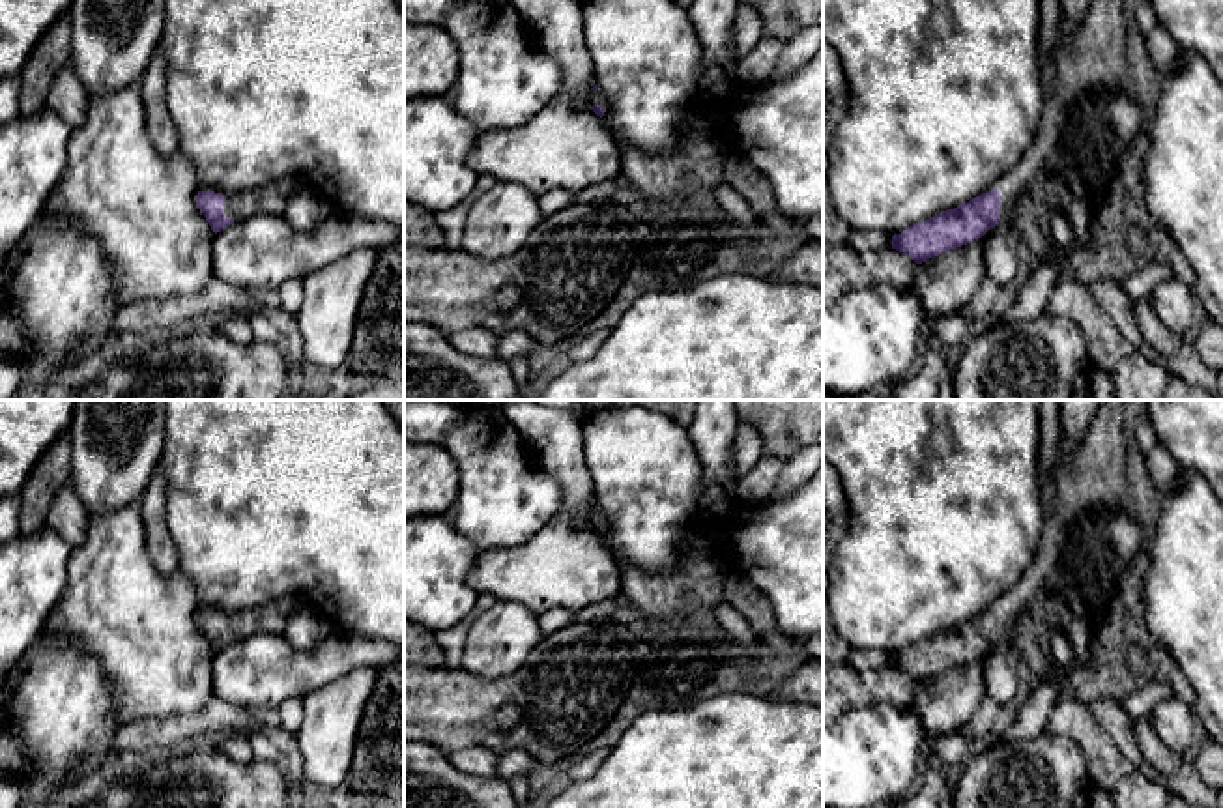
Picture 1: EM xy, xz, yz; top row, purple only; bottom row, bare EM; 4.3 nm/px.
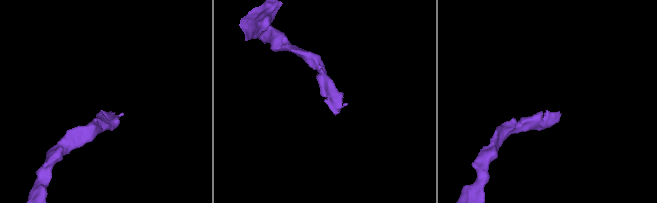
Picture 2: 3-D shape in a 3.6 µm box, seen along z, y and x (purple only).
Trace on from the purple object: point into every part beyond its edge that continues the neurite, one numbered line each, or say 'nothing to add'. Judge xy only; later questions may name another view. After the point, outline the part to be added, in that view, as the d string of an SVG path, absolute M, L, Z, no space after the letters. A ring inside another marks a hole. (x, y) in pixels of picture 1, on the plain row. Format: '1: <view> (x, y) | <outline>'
1: xy (268, 618) | M295 595L282 597L273 604L262 604L252 610L239 610L230 613L221 628L234 642L245 640L249 636L267 632L282 634L288 619L305 604L303 599Z

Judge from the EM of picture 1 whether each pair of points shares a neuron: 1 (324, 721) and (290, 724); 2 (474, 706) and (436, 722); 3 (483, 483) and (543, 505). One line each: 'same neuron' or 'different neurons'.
1: different neurons
2: same neuron
3: same neuron

